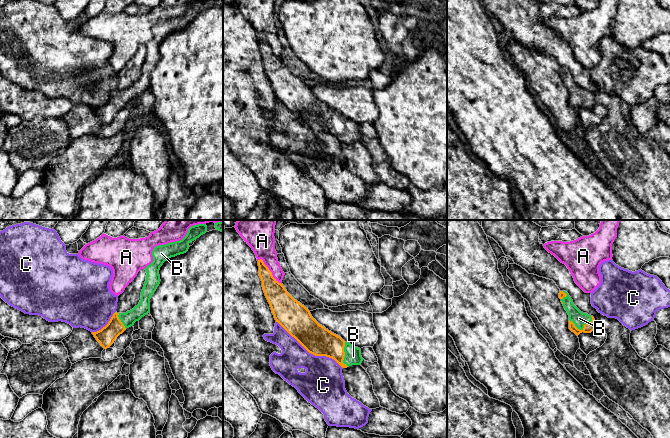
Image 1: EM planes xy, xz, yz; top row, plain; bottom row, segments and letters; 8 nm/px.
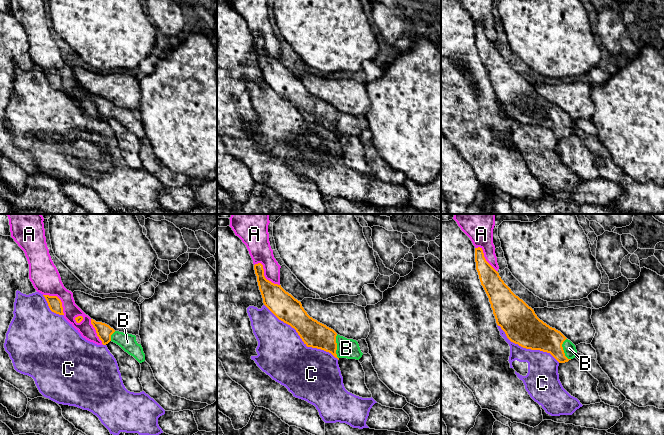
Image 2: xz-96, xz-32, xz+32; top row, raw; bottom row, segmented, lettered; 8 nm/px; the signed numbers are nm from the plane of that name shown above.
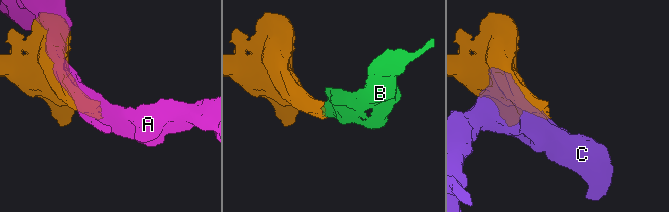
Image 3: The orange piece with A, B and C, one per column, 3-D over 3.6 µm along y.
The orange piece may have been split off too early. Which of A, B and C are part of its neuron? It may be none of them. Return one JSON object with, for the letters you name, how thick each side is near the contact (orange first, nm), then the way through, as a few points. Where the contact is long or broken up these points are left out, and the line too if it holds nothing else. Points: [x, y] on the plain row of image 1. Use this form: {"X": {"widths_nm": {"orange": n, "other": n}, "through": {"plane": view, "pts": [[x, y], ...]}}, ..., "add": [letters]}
{"B": {"widths_nm": {"orange": 80, "other": 120}, "through": {"plane": "yz", "pts": [[588, 103], [583, 104], [579, 94]]}}, "add": ["B"]}

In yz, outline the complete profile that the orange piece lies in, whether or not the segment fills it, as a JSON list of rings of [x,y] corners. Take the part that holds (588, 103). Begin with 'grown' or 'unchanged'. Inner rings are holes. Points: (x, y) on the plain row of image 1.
grown; [[[560,67],[559,74],[569,91],[569,105],[572,108],[578,112],[582,108],[591,109],[596,104],[594,93],[581,88],[566,67]]]

